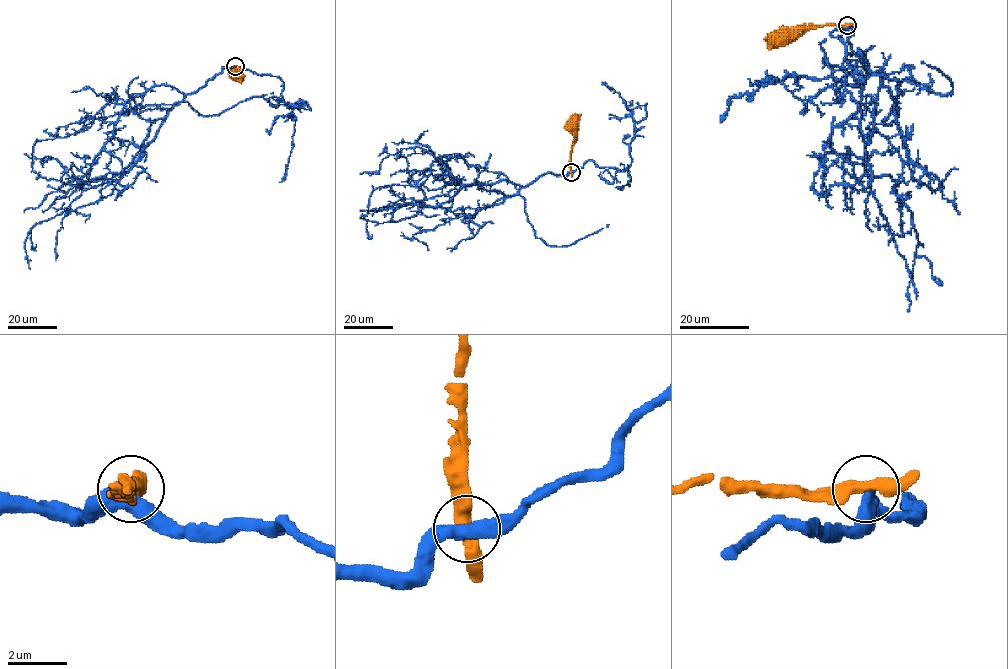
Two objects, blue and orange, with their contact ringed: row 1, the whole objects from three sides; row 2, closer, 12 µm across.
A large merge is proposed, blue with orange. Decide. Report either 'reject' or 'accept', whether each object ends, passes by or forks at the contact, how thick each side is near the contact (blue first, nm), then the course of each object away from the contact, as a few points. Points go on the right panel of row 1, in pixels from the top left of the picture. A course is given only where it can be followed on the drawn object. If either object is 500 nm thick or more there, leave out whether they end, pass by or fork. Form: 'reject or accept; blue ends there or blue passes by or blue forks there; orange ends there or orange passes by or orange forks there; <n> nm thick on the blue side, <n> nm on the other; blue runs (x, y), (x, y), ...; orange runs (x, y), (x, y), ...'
reject; blue passes by; orange passes by; 460 nm thick on the blue side, 420 nm on the other; blue runs (847, 25), (851, 49), (881, 78), (864, 169), (890, 176), (893, 191), (903, 160), (866, 127), (881, 109); orange runs (847, 24), (784, 29), (779, 35)

